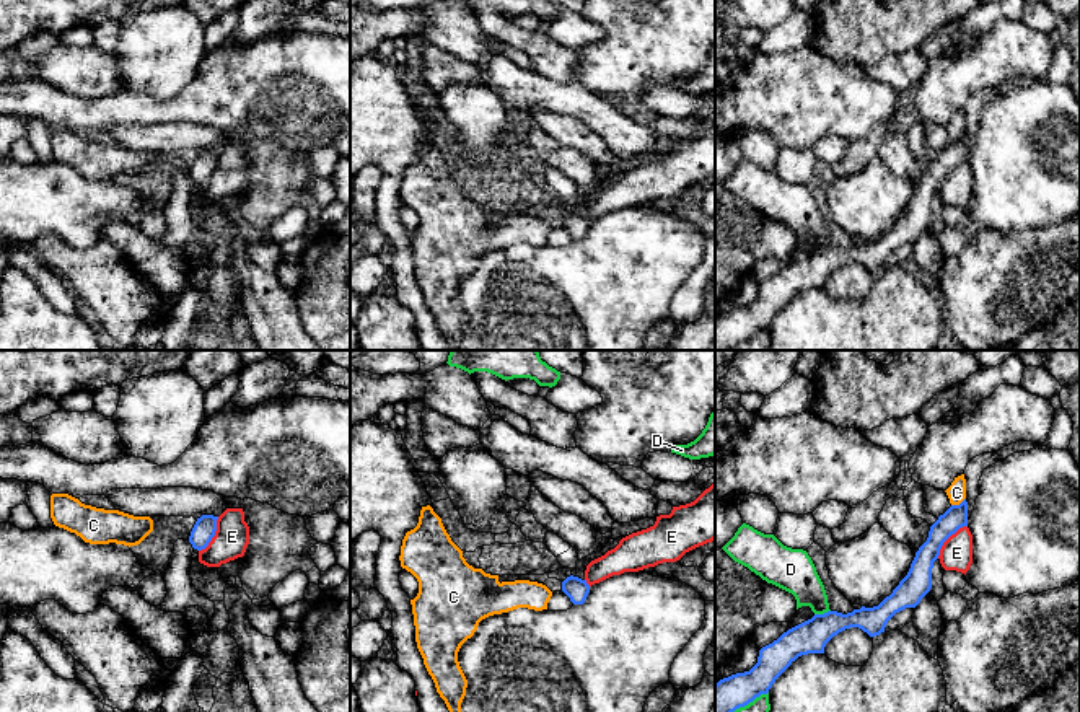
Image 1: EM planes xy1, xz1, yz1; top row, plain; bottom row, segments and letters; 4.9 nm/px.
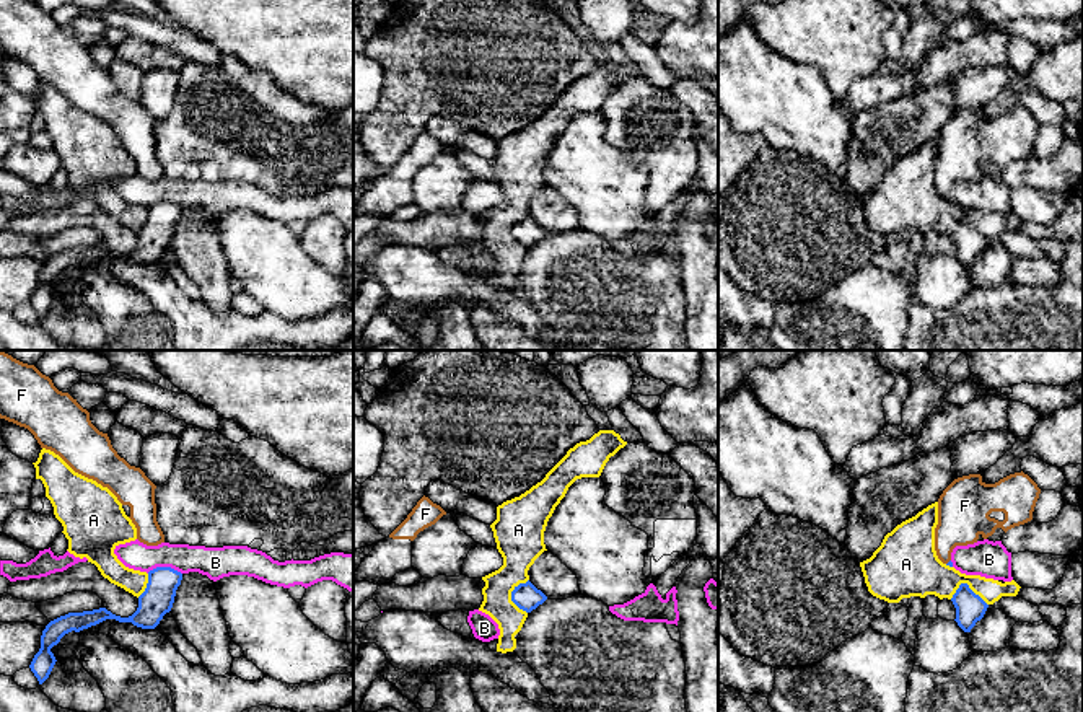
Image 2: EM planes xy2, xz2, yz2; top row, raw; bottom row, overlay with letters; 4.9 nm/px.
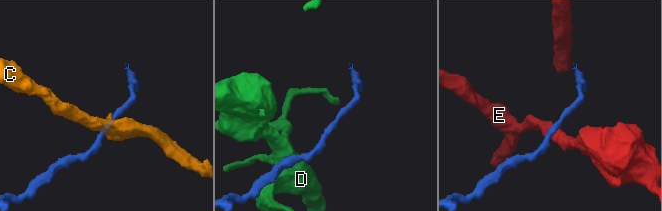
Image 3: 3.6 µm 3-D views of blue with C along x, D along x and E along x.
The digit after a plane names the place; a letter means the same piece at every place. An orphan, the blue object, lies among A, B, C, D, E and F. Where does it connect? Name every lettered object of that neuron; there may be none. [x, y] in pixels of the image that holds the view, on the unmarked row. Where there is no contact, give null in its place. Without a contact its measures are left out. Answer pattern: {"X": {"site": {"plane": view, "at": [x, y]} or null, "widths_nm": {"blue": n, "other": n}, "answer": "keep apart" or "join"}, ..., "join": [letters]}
{"A": {"site": {"plane": "yz2", "at": [968, 220]}, "widths_nm": {"blue": 140, "other": 240}, "answer": "keep apart"}, "B": {"site": {"plane": "xy2", "at": [165, 202]}, "widths_nm": {"blue": 160, "other": 160}, "answer": "keep apart"}, "C": {"site": {"plane": "yz1", "at": [960, 139]}, "widths_nm": {"blue": 110, "other": 100}, "answer": "keep apart"}, "D": {"site": {"plane": "yz1", "at": [821, 250]}, "widths_nm": {"blue": 160, "other": 200}, "answer": "keep apart"}, "E": {"site": {"plane": "yz1", "at": [947, 173]}, "widths_nm": {"blue": 130, "other": 160}, "answer": "keep apart"}, "F": {"site": {"plane": "yz2", "at": [948, 197]}, "widths_nm": {"blue": 20, "other": 240}, "answer": "join"}, "join": ["F"]}

